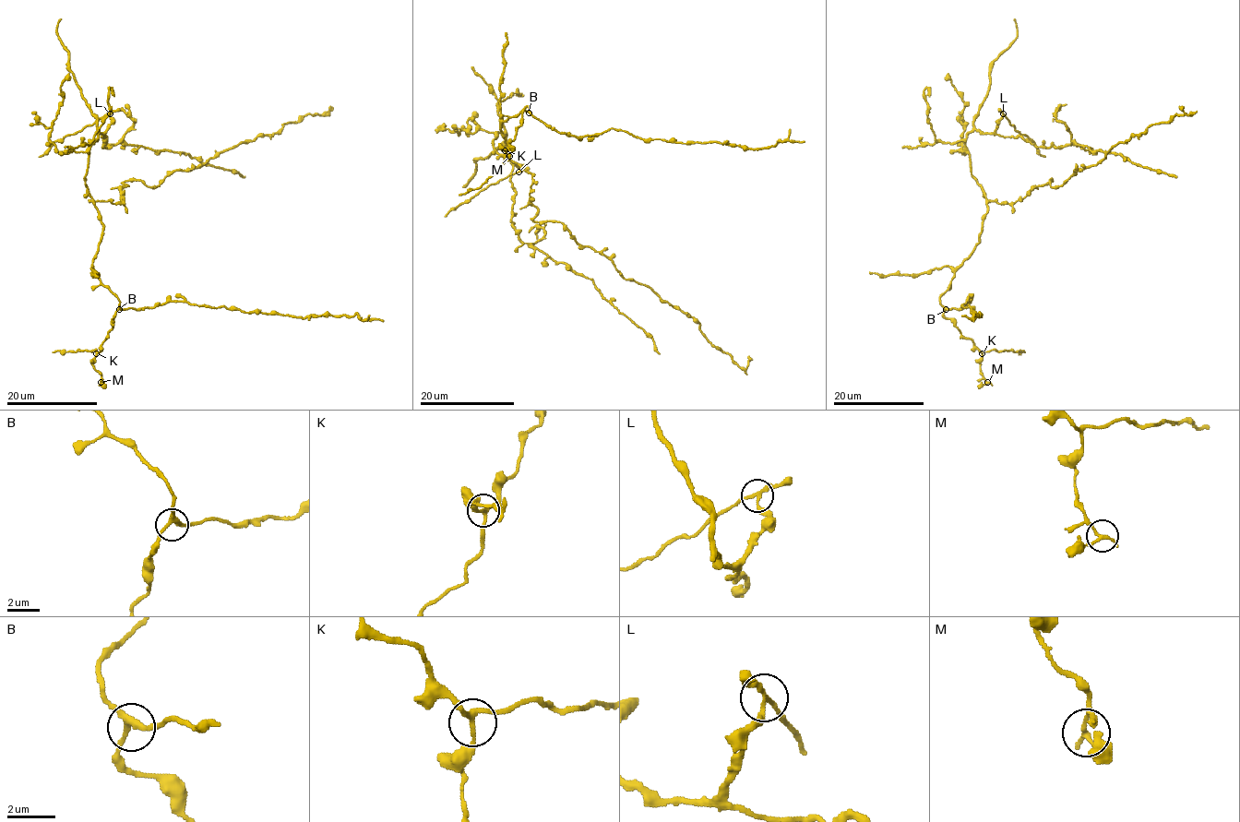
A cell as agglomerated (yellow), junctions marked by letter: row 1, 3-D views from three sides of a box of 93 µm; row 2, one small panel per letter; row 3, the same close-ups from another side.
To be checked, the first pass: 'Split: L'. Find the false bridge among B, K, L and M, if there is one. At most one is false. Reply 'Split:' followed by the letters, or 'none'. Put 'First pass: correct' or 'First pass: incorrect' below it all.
Split: L
First pass: correct

